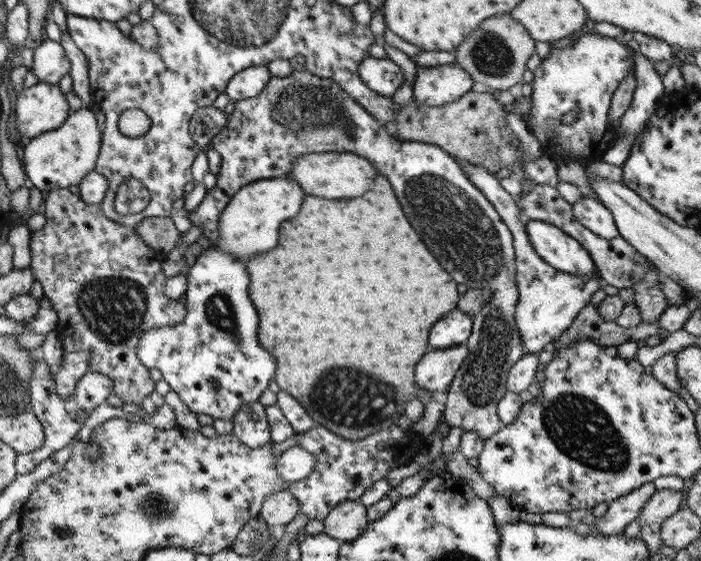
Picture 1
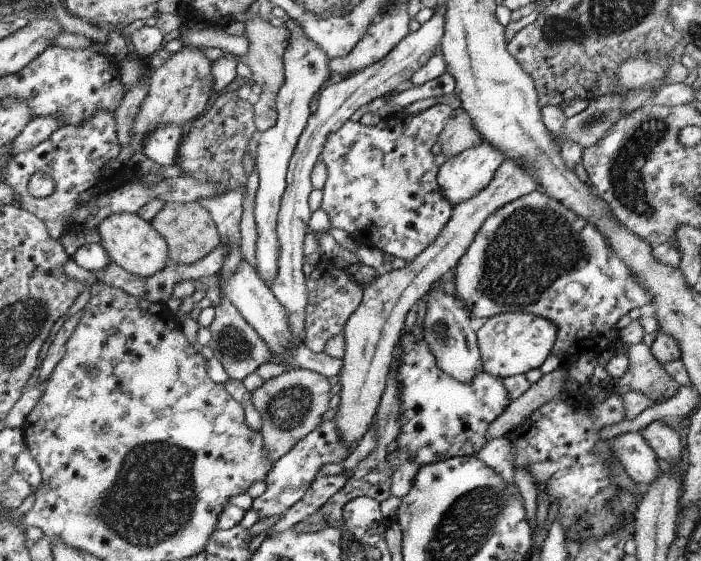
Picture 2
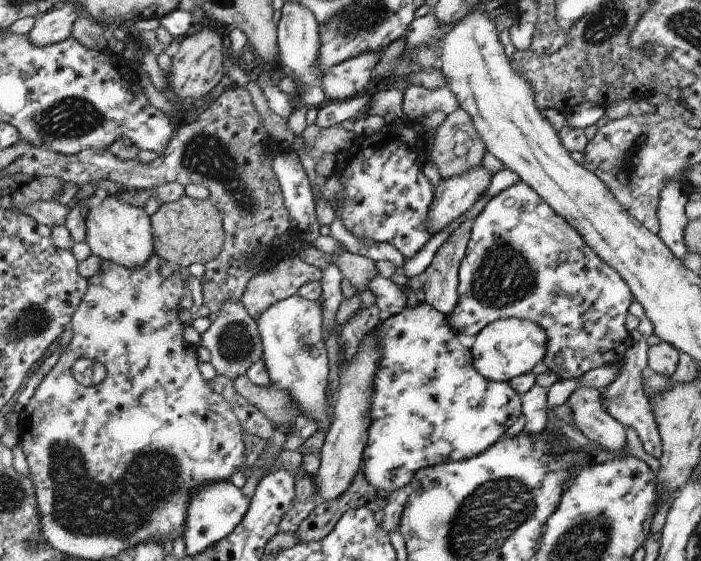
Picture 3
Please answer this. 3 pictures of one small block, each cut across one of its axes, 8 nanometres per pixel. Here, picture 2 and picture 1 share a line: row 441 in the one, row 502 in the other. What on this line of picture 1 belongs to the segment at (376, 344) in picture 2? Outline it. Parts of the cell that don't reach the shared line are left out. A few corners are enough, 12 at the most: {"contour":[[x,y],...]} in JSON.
{"contour":[[346,500],[323,520],[323,532],[344,543],[369,523],[366,506]]}

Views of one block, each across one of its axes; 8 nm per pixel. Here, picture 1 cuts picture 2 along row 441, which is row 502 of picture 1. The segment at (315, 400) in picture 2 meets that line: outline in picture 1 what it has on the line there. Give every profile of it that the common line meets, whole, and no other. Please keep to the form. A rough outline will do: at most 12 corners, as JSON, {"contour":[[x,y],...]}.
{"contour":[[287,487],[266,496],[259,518],[268,526],[288,524],[300,502]]}

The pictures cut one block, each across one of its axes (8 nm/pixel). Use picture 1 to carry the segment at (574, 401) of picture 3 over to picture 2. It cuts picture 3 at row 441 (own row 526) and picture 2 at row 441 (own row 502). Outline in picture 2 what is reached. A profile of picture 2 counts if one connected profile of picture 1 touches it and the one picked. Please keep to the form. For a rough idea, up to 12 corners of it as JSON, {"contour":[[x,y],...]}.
{"contour":[[641,432],[610,442],[634,483],[660,476],[658,456]]}

